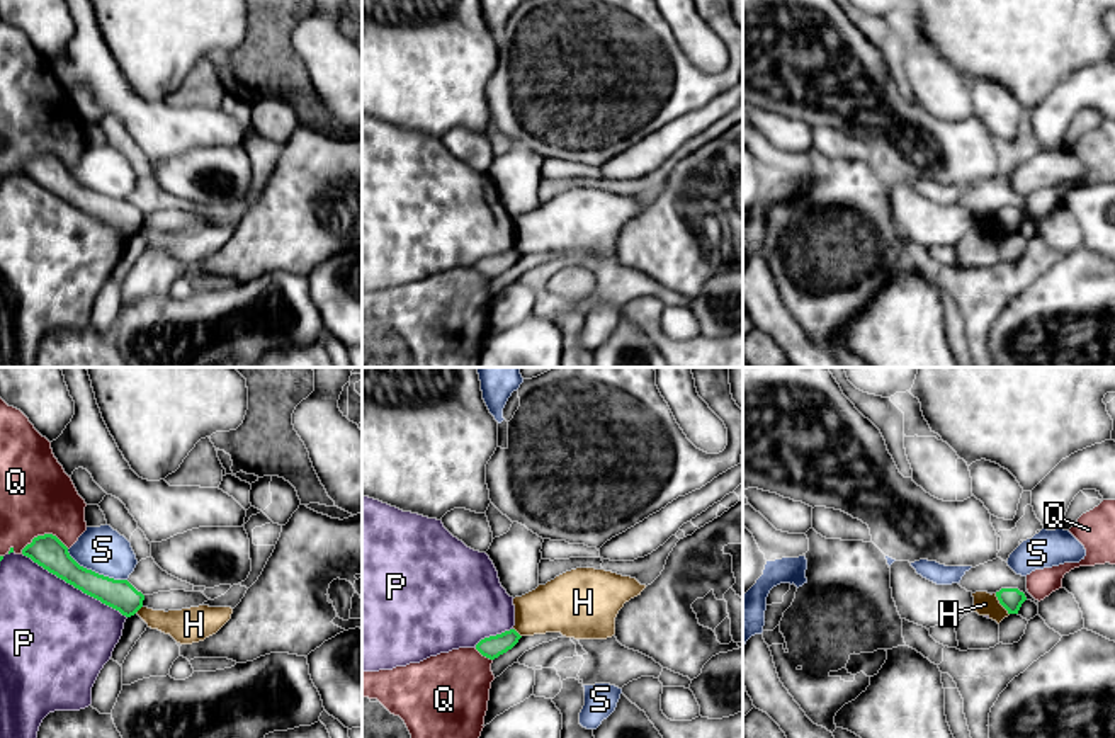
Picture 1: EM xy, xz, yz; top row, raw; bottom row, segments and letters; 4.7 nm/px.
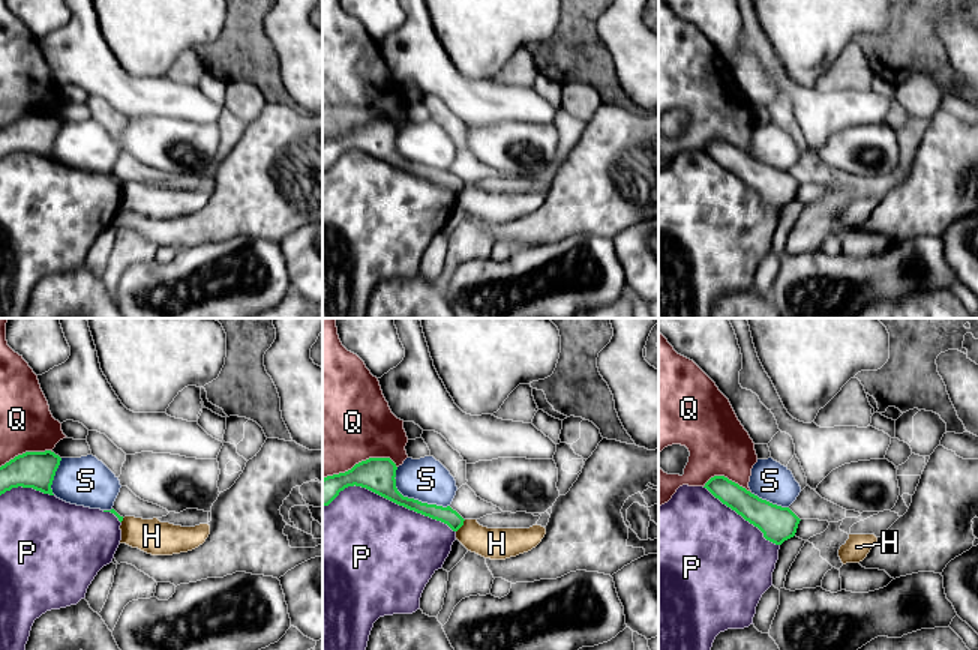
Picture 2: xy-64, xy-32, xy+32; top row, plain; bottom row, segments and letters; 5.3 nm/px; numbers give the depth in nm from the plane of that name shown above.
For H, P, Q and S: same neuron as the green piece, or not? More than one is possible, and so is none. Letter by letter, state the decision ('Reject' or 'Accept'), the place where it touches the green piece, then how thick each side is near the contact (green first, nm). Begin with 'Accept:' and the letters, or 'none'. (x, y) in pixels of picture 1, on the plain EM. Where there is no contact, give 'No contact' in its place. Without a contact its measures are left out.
Accept: none
H: Reject. Touches green at yz (1000, 221). Thickness 110 nm (green) against 110 nm
P: Reject. Touches green at xy (75, 206). Thickness 160 nm (green) against 500 nm
Q: Reject. Touches green at xy (45, 153). Thickness 160 nm (green) against 360 nm
S: Reject. Touches green at xy (94, 191). Thickness 160 nm (green) against 220 nm

